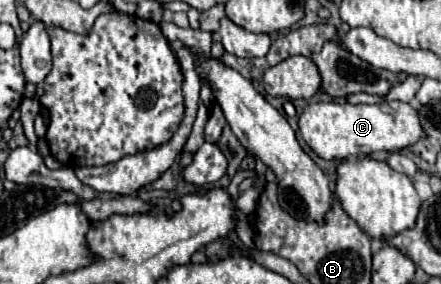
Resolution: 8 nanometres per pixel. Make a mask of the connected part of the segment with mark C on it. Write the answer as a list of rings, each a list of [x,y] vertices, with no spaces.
[[[319,102],[309,104],[301,118],[299,130],[311,150],[323,160],[347,160],[361,158],[371,152],[401,152],[411,148],[415,142],[425,138],[423,126],[419,124],[417,110],[407,102],[379,102],[379,104],[337,104]]]

